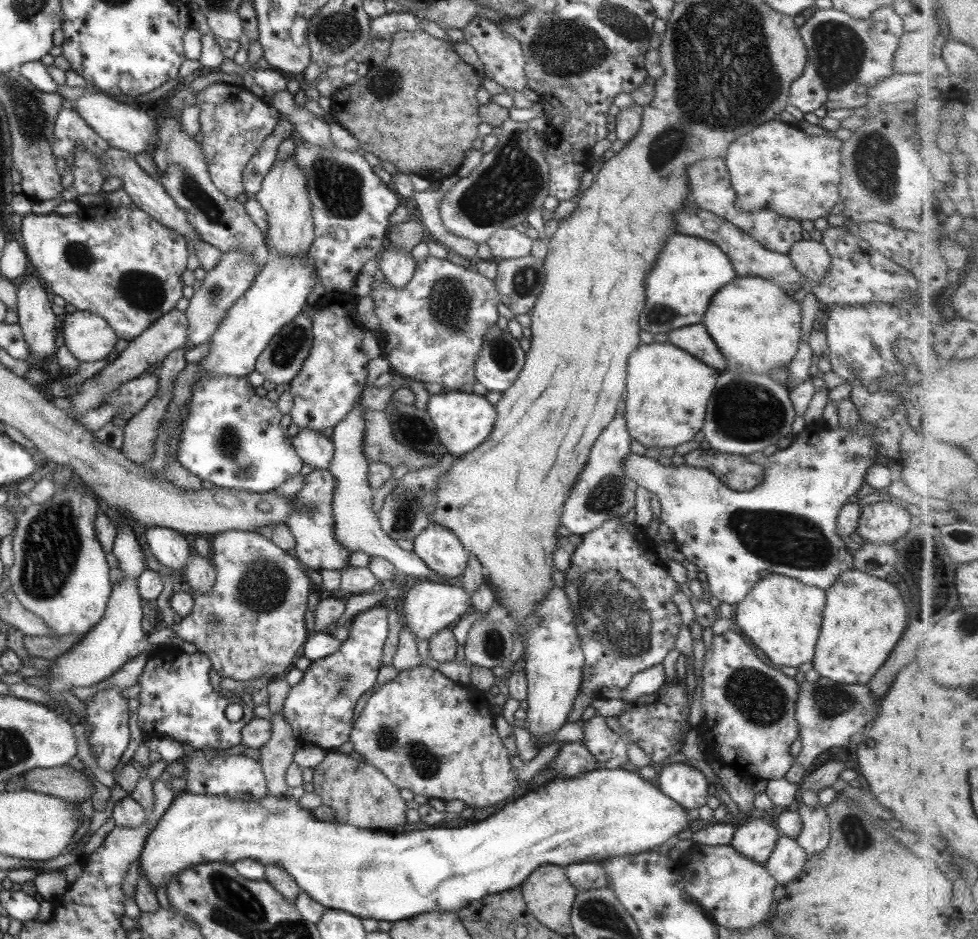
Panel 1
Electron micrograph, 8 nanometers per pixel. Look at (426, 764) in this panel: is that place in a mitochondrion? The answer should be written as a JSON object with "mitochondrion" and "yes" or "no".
{"mitochondrion":"yes"}

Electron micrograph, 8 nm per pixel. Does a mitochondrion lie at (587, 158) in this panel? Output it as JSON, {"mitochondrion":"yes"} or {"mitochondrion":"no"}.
{"mitochondrion":"no"}

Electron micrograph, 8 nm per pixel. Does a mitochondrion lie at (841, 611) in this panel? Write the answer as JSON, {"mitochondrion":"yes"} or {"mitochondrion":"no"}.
{"mitochondrion":"no"}

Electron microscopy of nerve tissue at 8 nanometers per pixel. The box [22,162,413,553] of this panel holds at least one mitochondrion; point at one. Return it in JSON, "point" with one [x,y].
{"point":[142,290]}

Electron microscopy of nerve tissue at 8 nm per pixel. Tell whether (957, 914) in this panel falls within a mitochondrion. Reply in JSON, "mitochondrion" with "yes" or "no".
{"mitochondrion":"no"}

